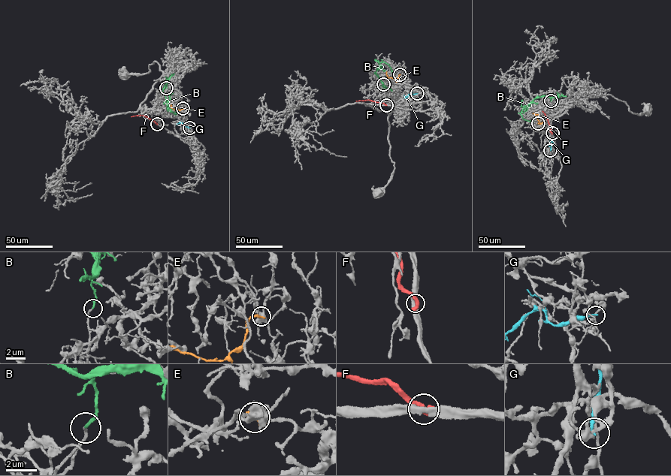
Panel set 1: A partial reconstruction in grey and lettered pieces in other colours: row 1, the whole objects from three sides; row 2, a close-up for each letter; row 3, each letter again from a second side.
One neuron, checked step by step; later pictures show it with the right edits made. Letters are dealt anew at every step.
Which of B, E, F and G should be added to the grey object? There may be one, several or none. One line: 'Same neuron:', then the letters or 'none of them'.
Same neuron: none of them

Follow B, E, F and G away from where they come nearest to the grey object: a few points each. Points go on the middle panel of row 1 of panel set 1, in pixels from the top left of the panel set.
B: (383, 84), (376, 72), (380, 62), (388, 64), (392, 73)
E: (400, 74), (395, 79), (388, 78), (386, 71)
F: (386, 105), (369, 100), (356, 100)
G: (417, 93), (411, 92), (405, 97), (403, 95)

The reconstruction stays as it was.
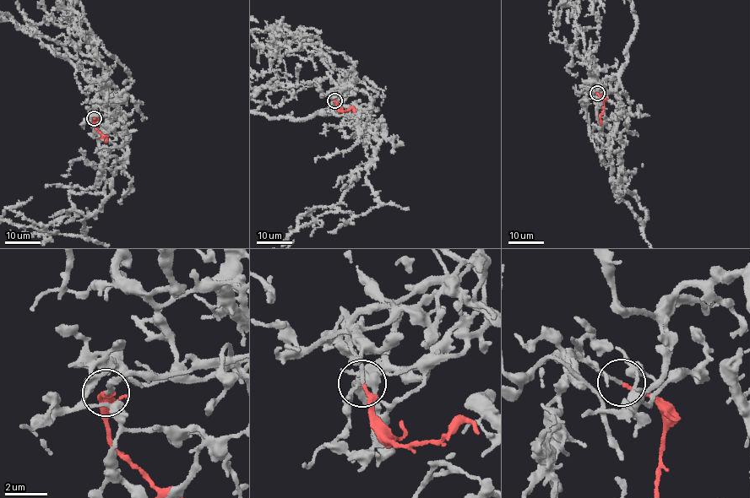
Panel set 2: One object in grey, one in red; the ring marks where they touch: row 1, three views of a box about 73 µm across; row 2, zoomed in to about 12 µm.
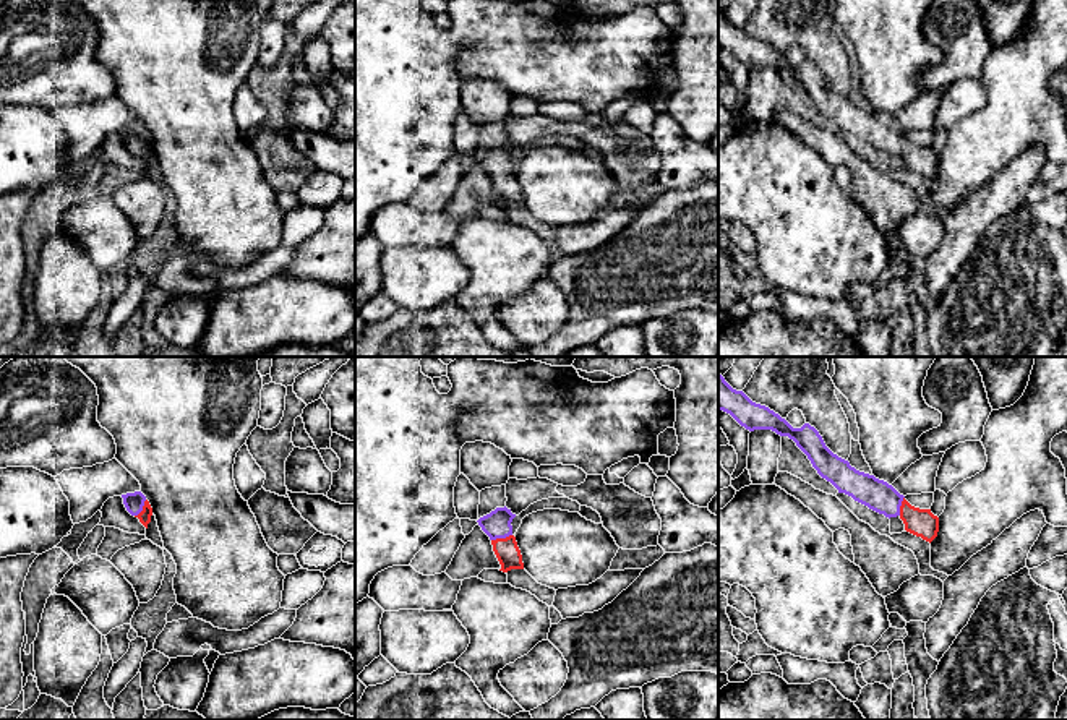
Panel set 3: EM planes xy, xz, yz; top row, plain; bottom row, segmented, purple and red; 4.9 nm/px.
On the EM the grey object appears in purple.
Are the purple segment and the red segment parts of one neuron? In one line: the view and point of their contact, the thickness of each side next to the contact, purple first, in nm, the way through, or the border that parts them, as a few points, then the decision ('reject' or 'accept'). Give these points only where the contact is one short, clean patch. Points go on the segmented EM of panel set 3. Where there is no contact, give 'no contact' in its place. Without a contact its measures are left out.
meets purple in xz at (501, 537); 140 nm thick on the purple side, 120 nm on the other; runs through xz (497, 524), (501, 537), (506, 550); accept

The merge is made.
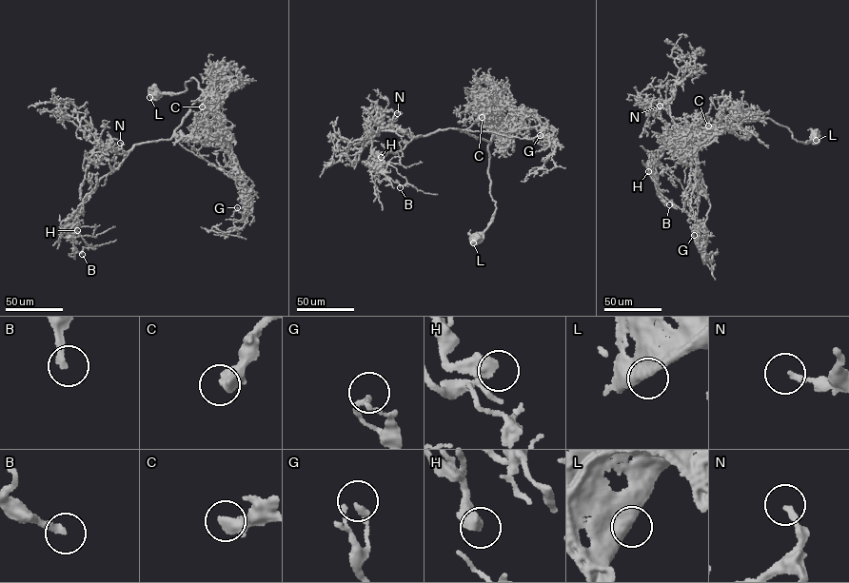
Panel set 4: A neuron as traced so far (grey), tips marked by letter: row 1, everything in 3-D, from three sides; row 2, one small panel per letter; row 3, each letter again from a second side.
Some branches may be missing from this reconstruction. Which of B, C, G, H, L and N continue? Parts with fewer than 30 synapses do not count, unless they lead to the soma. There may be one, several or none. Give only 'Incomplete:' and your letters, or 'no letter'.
Incomplete: B, C

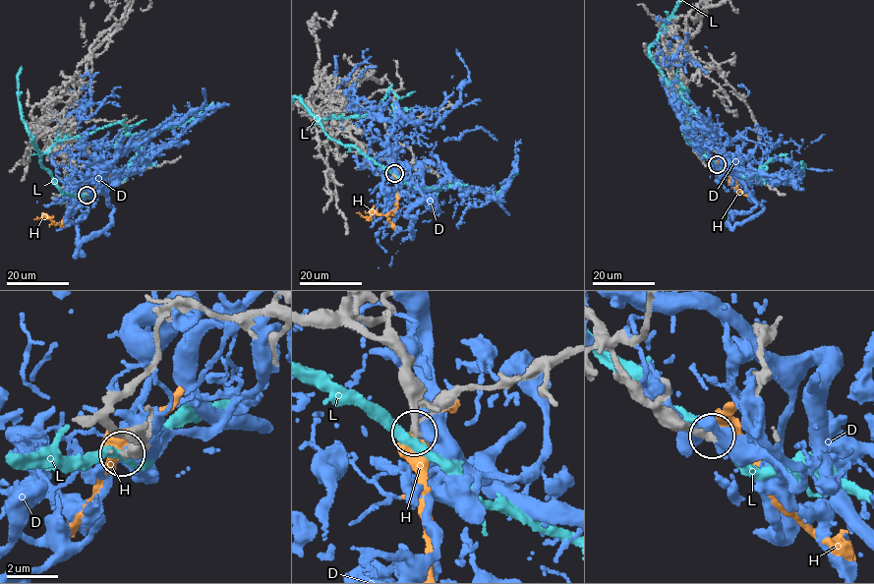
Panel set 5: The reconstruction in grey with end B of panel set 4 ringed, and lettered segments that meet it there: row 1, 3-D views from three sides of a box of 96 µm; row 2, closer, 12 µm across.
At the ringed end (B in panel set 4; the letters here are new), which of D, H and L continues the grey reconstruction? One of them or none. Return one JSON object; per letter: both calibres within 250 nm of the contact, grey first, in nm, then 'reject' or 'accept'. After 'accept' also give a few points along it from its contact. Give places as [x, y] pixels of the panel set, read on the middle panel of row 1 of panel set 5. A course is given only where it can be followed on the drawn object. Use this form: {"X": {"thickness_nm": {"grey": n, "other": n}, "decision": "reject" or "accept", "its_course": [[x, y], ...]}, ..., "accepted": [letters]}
{"D": {"thickness_nm": {"grey": 280, "other": 650}, "decision": "reject"}, "H": {"thickness_nm": {"grey": 240, "other": 550}, "decision": "reject"}, "L": {"thickness_nm": {"grey": 260, "other": 340}, "decision": "reject"}, "accepted": []}

